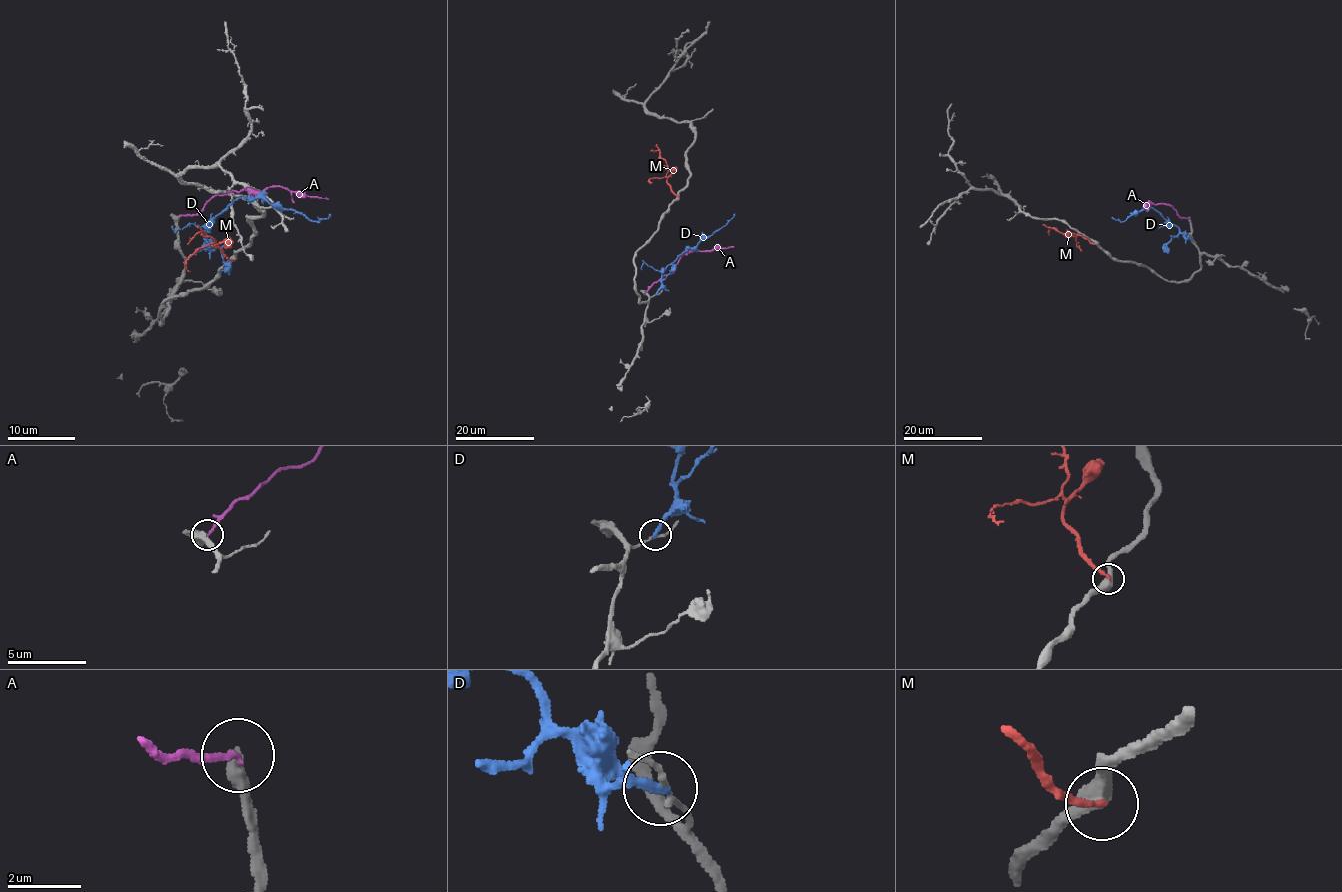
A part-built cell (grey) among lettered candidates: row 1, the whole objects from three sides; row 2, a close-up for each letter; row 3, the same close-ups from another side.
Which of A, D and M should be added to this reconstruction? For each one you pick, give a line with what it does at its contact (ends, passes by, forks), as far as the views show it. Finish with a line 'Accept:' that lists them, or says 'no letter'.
A: It ends there
Accept: A

